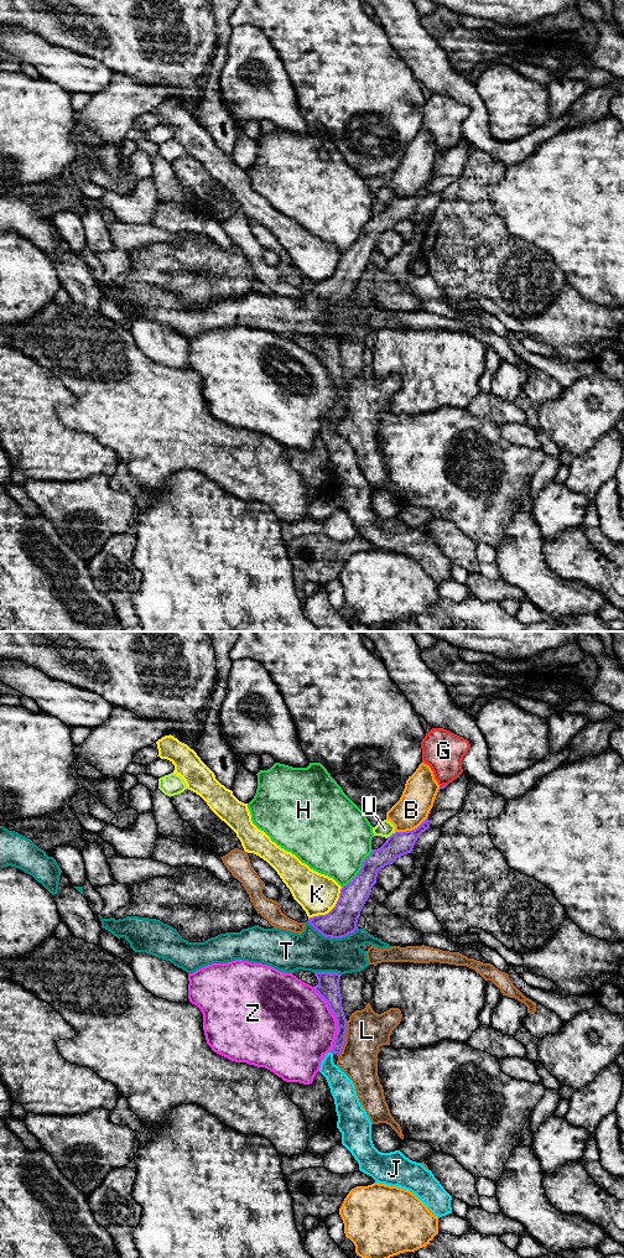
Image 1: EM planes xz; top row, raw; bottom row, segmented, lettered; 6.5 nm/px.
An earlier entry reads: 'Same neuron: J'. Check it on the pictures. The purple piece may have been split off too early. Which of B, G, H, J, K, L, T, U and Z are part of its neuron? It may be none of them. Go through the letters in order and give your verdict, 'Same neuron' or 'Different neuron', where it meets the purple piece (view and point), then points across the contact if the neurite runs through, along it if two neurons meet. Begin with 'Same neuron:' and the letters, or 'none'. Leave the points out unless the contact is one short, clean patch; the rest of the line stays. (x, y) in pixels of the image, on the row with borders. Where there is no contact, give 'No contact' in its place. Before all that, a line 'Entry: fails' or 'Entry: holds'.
Entry: holds
Same neuron: J
B: Different neuron. Touches purple at xz (412, 830)
G: Different neuron. Touches purple at xz (443, 785)
H: Different neuron. Touches purple at xz (360, 869). Boundary: xz (373, 850), (364, 859), (360, 871), (342, 888)
J: Same neuron. Touches purple at xz (323, 1058). Path across: xz (323, 1055), (323, 1058), (342, 1087)
K: Different neuron. Touches purple at xz (331, 910). Boundary: xz (342, 888), (337, 903), (327, 913), (313, 915), (308, 919)
L: Different neuron. Touches purple at xz (344, 1039)
T: Different neuron. Touches purple at xz (333, 937). Boundary: xz (307, 921), (320, 932), (331, 937), (344, 937), (358, 929)
U: Different neuron. Touches purple at xz (391, 835). Boundary: xz (395, 832), (386, 837)
Z: Different neuron. Touches purple at xz (336, 1019)

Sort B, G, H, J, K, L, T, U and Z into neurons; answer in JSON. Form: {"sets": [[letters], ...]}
{"sets": [["B"], ["G"], ["H"], ["J"], ["K"], ["L"], ["T"], ["U"], ["Z"]]}

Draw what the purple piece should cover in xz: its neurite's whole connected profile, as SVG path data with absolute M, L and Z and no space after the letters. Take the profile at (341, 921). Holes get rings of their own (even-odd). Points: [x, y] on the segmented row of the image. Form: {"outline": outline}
{"outline": "M428 816L415 830L395 832L386 842L364 859L357 877L340 889L336 906L326 915L308 919L308 922L323 936L342 939L358 930L360 911L368 900L378 873L396 858L411 853L418 836L430 828Z"}

